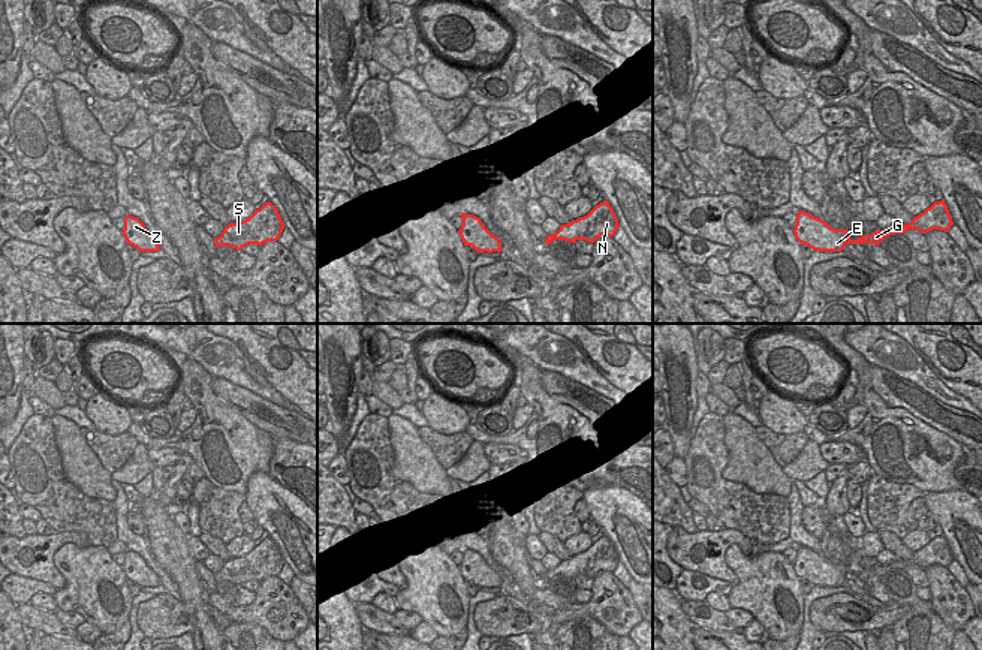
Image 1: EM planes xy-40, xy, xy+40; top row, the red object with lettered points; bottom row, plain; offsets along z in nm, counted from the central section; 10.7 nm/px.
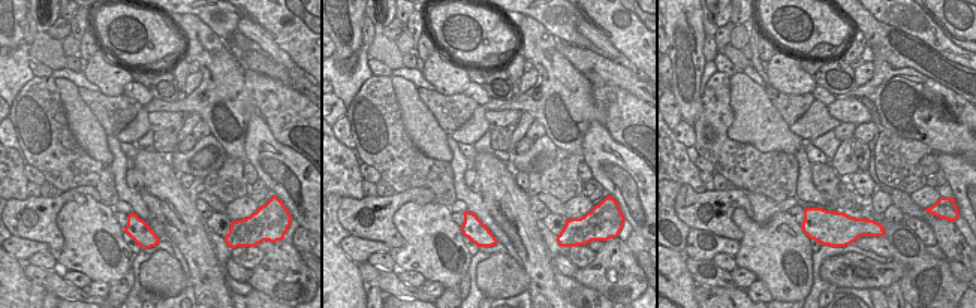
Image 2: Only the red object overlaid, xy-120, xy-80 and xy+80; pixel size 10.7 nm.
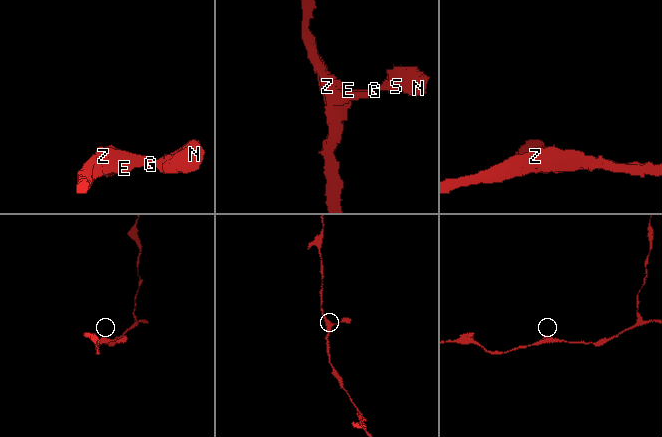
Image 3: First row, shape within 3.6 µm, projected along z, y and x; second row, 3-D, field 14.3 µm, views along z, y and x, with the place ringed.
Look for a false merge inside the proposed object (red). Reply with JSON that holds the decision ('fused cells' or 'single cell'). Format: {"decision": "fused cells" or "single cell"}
{"decision": "single cell"}

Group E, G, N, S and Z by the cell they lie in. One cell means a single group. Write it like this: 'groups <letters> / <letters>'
groups E G N S Z

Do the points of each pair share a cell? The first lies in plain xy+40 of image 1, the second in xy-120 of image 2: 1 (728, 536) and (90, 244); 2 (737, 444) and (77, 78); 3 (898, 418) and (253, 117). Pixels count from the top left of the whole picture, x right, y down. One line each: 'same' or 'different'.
1: different
2: different
3: different

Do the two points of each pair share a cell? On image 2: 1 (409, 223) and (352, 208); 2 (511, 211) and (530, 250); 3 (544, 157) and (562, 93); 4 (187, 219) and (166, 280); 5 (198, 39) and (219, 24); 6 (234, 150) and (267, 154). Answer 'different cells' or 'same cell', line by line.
1: different cells
2: same cell
3: different cells
4: different cells
5: different cells
6: different cells

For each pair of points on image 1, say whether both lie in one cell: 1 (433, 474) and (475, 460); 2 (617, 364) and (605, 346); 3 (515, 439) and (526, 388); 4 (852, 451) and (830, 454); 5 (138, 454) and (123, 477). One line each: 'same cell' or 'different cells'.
1: different cells
2: same cell
3: same cell
4: same cell
5: same cell

